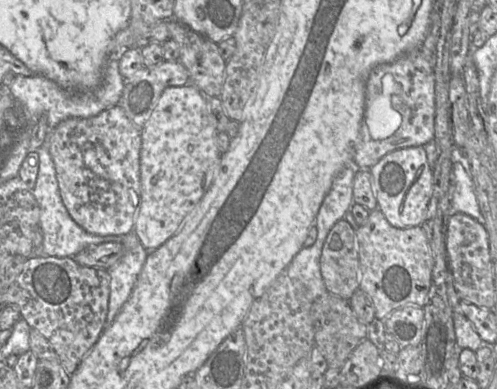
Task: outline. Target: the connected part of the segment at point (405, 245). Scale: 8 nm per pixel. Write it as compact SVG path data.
M378 208L369 212L367 221L363 225L357 225L355 236L360 265L359 288L372 301L375 317L384 320L394 310L406 305L423 307L430 289L433 268L432 251L425 231L421 225L405 229L396 228L387 221Z

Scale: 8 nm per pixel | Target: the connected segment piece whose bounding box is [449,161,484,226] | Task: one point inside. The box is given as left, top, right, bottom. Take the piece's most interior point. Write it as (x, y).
(463, 200)

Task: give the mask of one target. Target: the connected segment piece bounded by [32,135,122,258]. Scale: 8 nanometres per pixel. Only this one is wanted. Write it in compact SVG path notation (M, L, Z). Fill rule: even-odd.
M48 135L42 146L38 149L37 155L38 174L32 194L40 208L39 227L43 234L43 241L41 247L38 250L34 250L32 255L58 258L74 257L90 245L99 245L108 242L121 243L121 236L99 236L87 233L70 217L60 197L55 166L49 152Z

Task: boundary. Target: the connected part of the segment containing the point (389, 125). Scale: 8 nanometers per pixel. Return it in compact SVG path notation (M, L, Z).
M393 77L383 78L382 91L366 106L364 120L371 137L375 140L388 138L400 127L402 116L391 106L391 86Z

